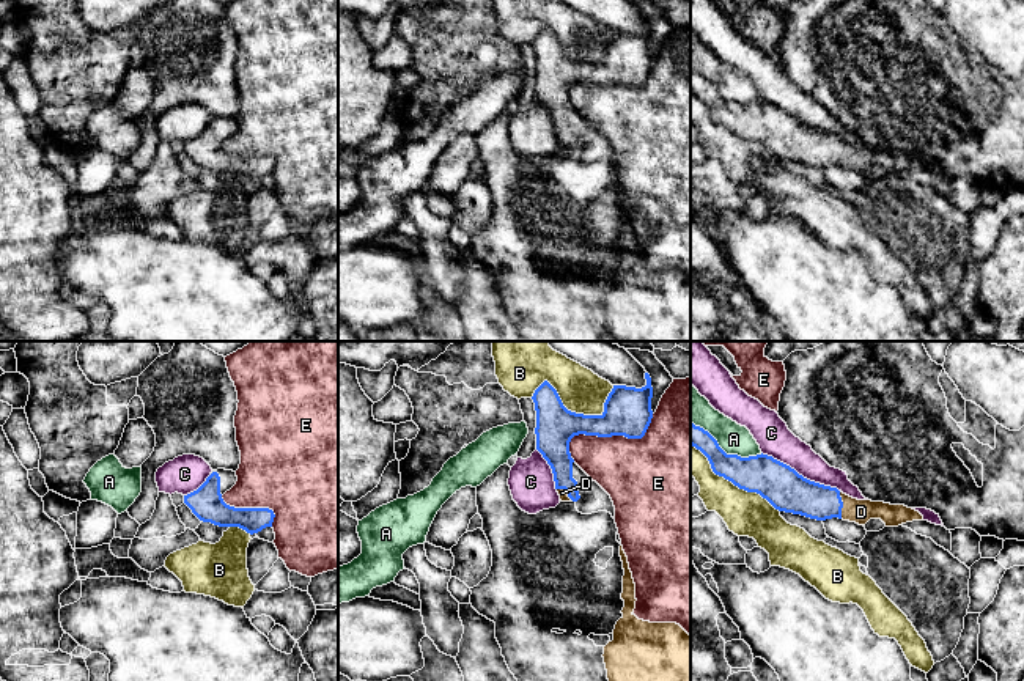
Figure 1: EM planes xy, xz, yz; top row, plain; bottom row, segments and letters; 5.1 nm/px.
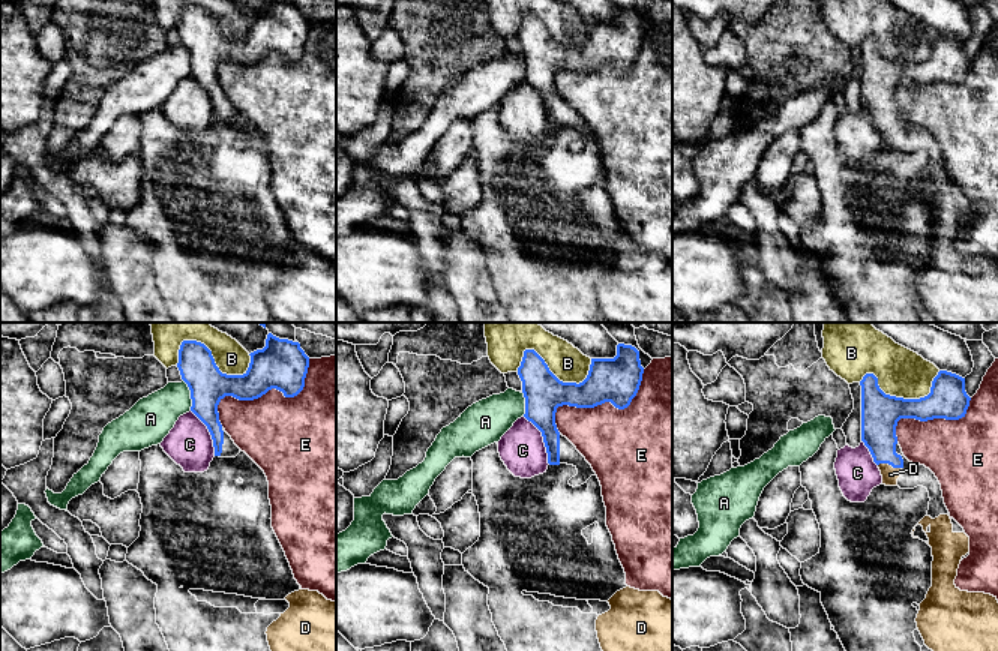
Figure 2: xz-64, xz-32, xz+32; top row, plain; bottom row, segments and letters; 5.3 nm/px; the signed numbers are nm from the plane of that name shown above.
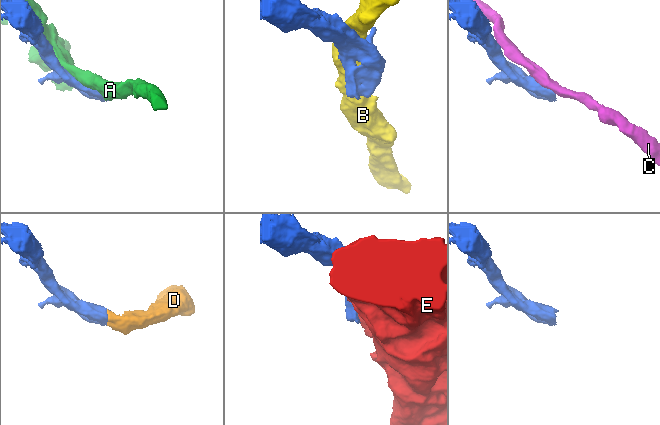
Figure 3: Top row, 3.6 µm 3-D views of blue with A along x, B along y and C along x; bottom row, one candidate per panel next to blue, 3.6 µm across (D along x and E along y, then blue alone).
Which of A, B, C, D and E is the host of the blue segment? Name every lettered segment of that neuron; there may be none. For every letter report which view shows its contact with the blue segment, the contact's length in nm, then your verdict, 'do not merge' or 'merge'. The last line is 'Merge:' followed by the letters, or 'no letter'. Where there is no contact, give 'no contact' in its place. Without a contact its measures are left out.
A: yz | 400 nm | do not merge
B: xz | 440 nm | do not merge
C: yz | 440 nm | do not merge
D: yz | 140 nm | merge
E: xz | 480 nm | do not merge
Merge: D

